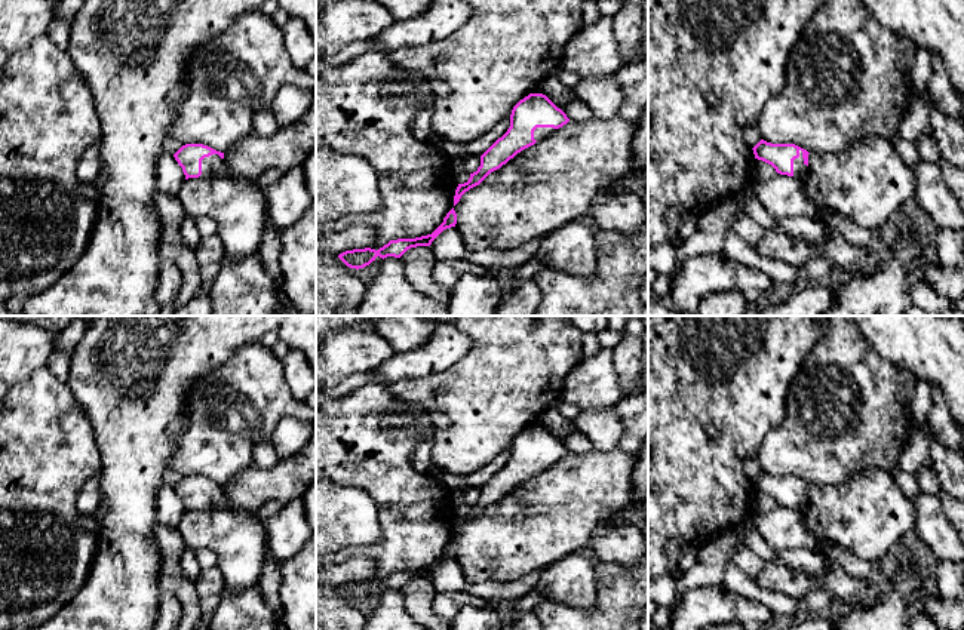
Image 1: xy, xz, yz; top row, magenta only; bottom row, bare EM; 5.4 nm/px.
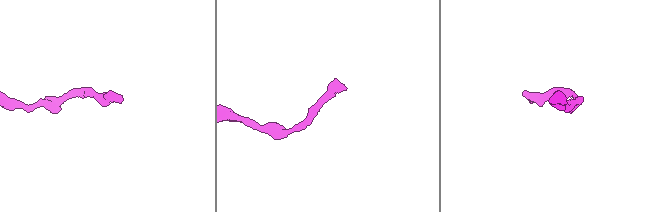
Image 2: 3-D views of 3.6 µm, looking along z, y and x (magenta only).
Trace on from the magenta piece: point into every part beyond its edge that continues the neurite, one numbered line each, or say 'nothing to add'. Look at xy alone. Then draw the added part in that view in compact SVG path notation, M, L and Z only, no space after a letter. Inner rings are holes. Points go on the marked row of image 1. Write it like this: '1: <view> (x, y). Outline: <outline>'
1: xy (211, 166). Outline: M212 154L202 160L202 175L200 176L222 176L228 173L224 169L224 162L218 154Z

